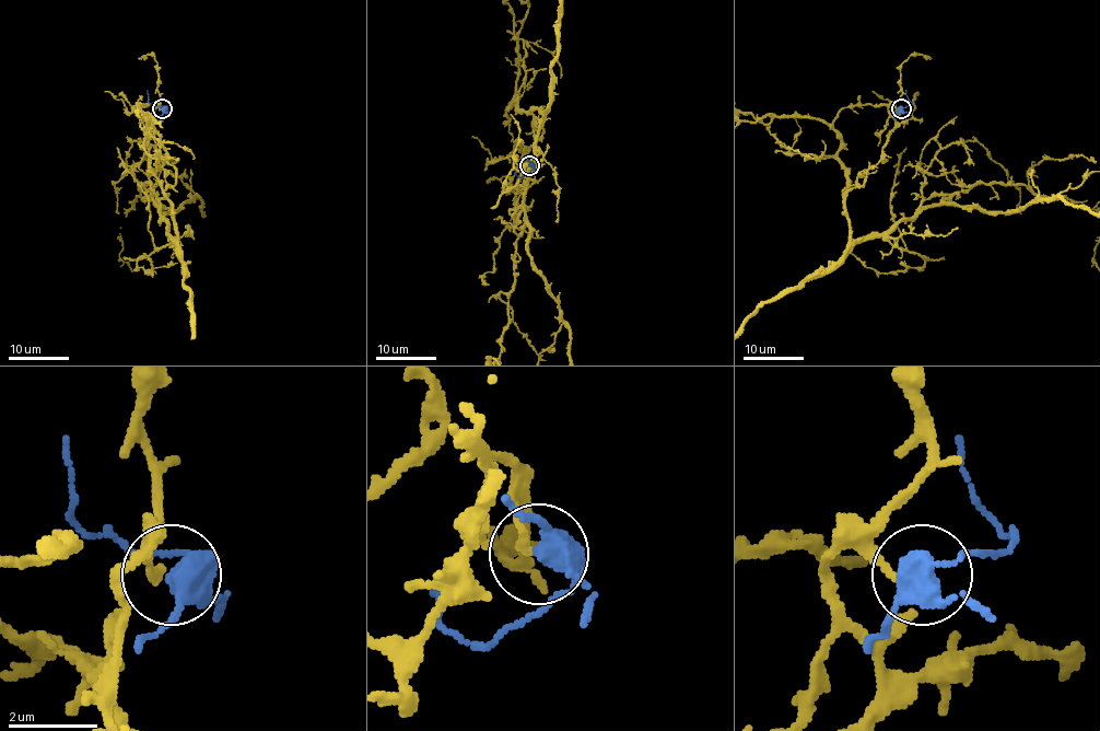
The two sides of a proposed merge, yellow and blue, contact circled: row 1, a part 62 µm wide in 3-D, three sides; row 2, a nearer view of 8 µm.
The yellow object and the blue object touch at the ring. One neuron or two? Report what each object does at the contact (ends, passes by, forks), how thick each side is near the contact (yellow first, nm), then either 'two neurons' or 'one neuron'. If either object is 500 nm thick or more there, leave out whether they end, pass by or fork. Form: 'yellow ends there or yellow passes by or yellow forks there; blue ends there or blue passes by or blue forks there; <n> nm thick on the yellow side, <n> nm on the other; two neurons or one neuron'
yellow ends there; blue forks there; 200 nm thick on the yellow side, 400 nm on the other; two neurons

